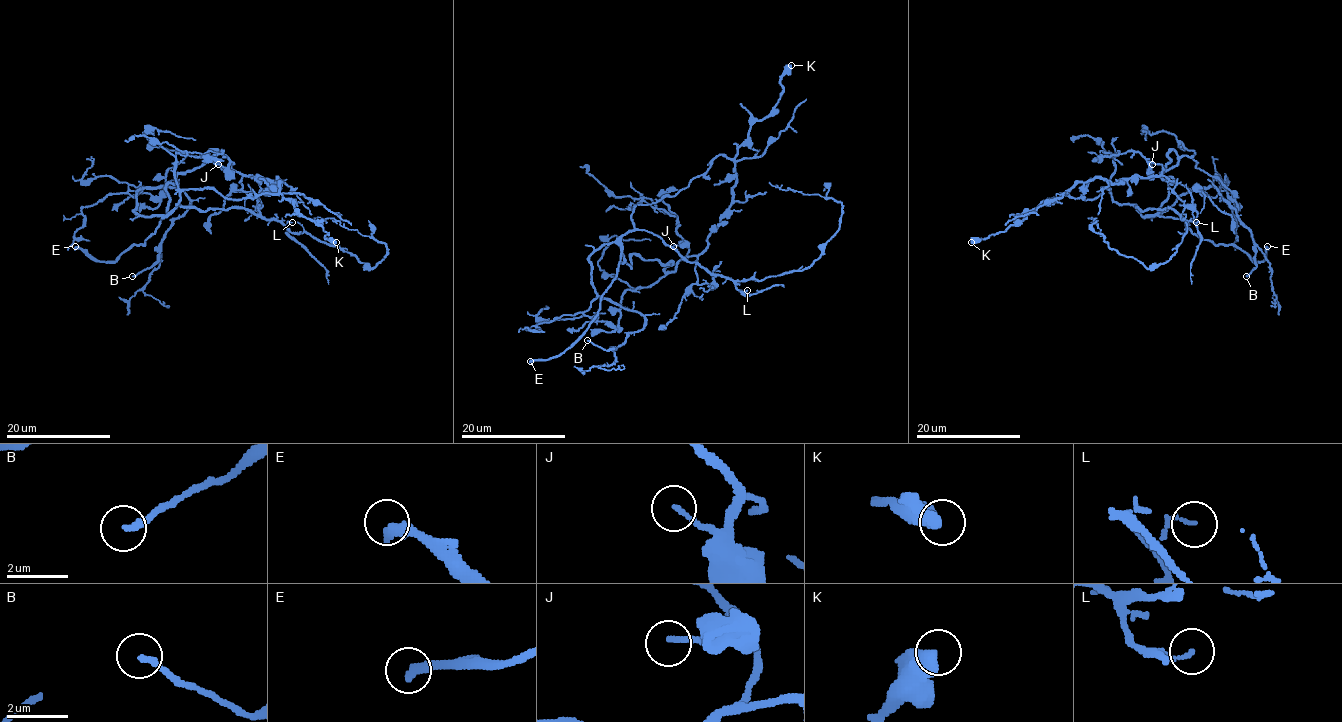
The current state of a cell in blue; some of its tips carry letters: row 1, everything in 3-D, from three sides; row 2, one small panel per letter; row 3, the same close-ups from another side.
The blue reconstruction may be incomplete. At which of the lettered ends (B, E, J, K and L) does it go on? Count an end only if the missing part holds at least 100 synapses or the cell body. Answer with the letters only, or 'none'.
E

